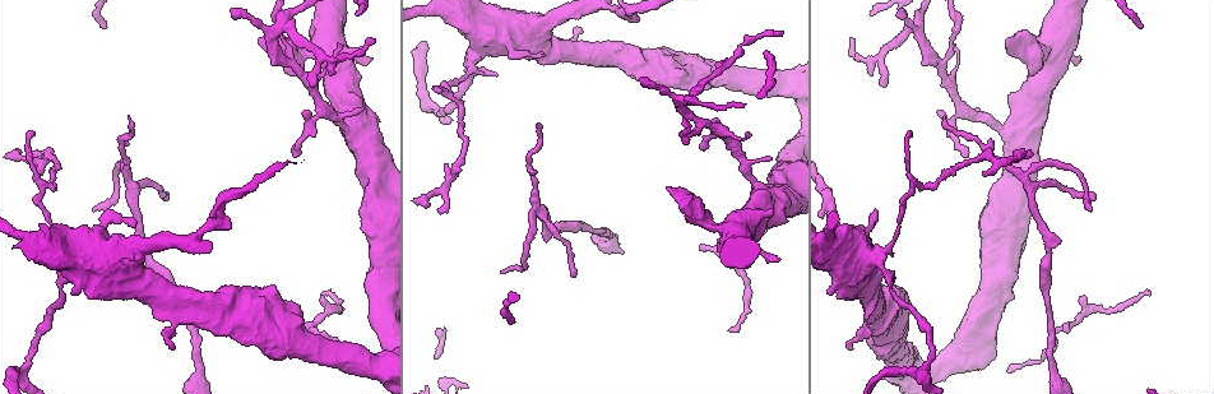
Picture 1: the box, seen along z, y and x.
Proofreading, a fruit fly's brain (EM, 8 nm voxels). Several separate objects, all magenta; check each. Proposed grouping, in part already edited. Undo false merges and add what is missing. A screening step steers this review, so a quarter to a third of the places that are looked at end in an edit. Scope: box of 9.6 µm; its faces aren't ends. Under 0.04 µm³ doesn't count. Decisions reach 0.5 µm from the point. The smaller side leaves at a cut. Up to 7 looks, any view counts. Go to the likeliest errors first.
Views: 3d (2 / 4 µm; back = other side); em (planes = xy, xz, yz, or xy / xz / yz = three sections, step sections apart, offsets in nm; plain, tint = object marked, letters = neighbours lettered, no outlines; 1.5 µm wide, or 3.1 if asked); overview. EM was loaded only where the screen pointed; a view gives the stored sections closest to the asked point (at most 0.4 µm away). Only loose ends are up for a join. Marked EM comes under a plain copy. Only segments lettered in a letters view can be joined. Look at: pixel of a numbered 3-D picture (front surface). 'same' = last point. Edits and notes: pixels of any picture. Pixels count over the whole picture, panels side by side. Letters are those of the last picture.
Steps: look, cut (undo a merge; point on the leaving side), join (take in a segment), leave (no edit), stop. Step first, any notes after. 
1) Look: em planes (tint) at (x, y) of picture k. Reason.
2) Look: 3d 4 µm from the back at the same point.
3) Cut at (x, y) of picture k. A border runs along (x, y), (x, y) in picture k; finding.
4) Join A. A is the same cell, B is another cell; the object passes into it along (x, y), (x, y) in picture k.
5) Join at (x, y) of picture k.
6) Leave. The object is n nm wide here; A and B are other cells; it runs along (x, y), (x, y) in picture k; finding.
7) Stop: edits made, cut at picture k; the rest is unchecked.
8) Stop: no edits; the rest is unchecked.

Look: em yz step 8 (tint) at (129, 118) of picture 1. Thin end.

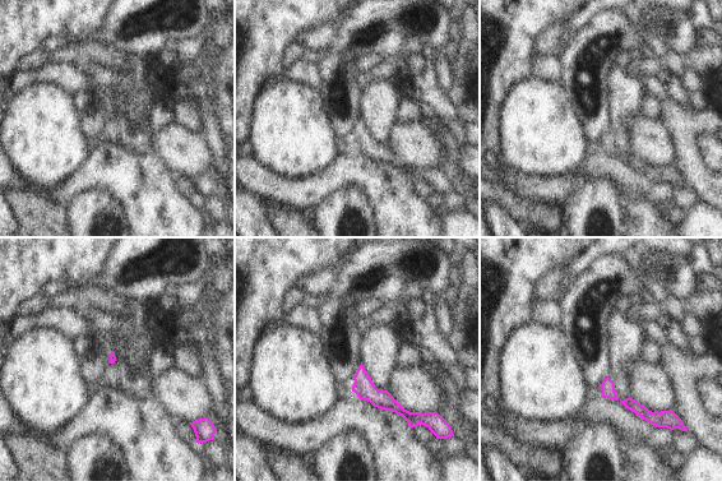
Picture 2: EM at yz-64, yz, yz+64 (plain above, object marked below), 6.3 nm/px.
Look: em planes (letters) at the same point.

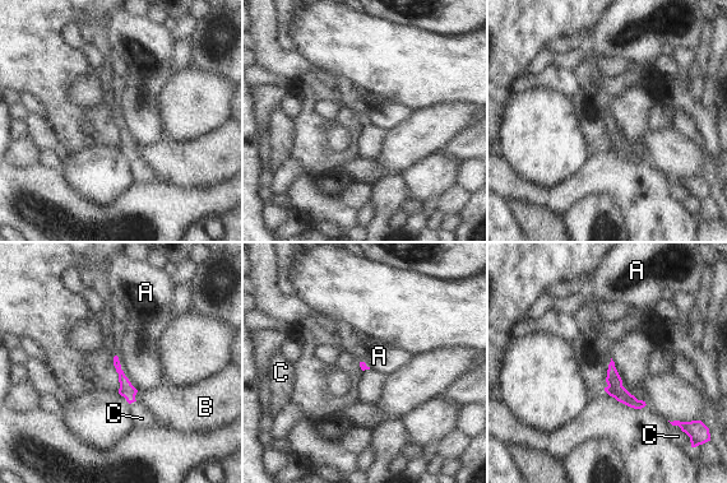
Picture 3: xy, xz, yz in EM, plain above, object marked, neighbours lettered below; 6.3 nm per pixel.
Leave. A, B and C are other cells; it runs along (611, 367), (614, 385), (640, 404) in picture 3; none of them fits.

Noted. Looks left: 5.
Look: em planes (letters) at (747, 131) of picture 1.

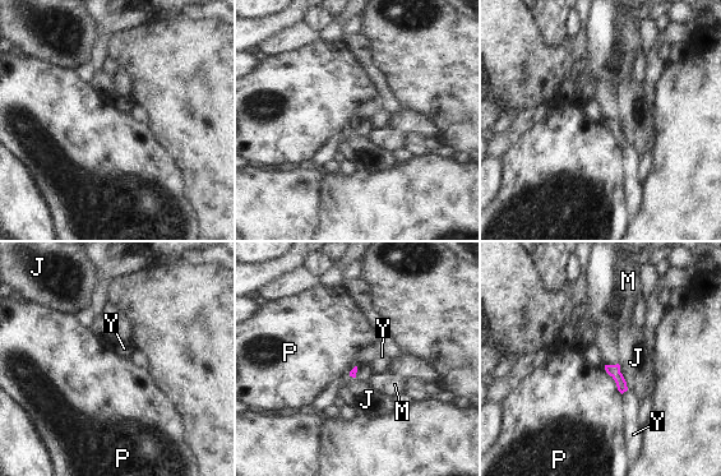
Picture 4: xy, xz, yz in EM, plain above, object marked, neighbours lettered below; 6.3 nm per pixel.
Leave. The longest contact is with P, 220 nm; J, M, P and Y are other cells; none of them fits.

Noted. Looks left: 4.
Look: 3d 4 µm from the back at (1076, 59) of picture 1. An open end.

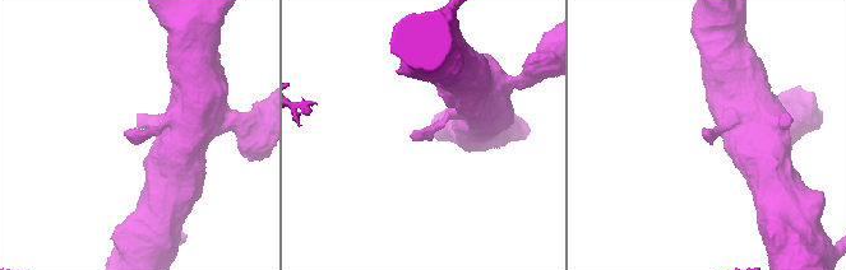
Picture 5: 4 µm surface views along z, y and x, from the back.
Look: em planes (letters) at (709, 132) of picture 5. Need the tissue.

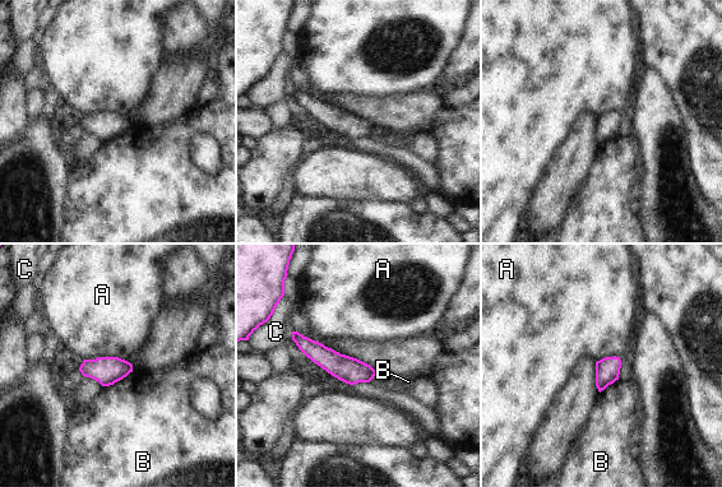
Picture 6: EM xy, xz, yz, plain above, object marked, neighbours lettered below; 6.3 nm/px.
Leave. A, B and C are other cells; a border runs along (84, 358), (120, 357), (129, 362) in picture 6; no lettered segment goes on from it.

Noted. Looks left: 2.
Stop: no edits; the rest is unchecked.

